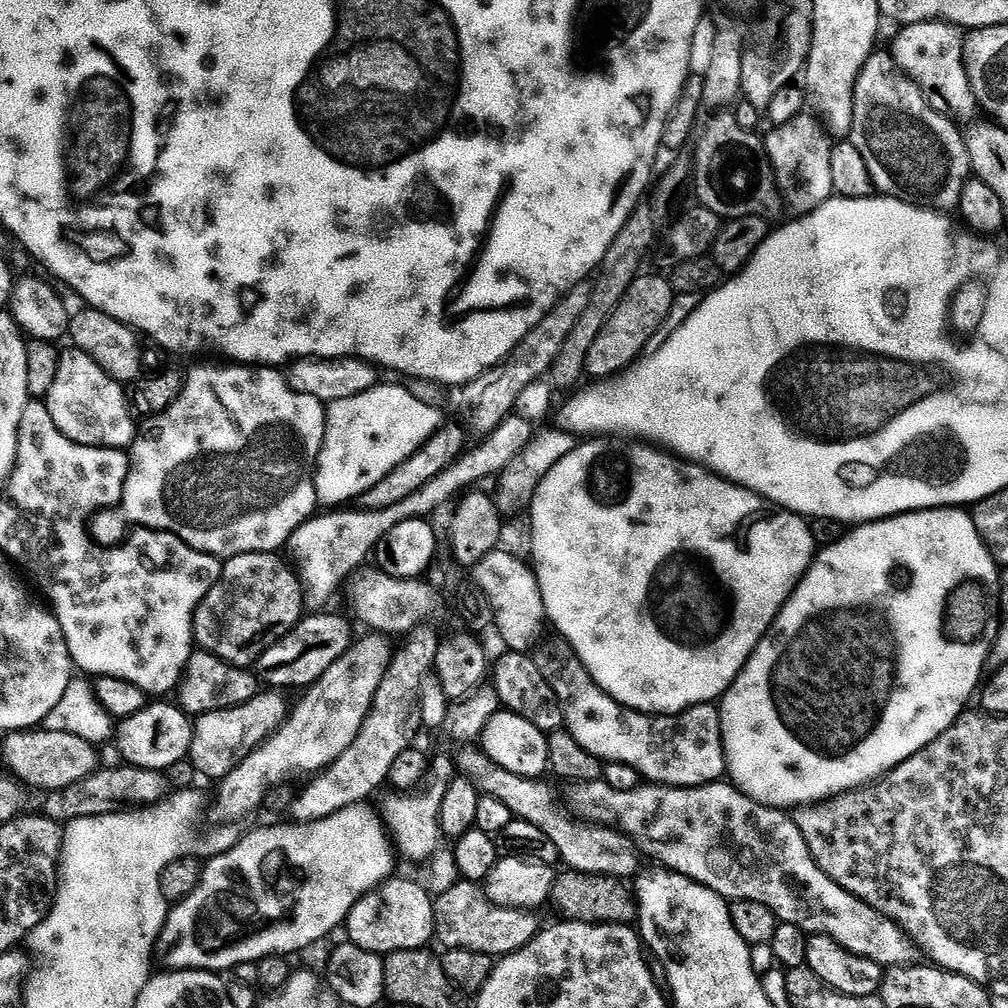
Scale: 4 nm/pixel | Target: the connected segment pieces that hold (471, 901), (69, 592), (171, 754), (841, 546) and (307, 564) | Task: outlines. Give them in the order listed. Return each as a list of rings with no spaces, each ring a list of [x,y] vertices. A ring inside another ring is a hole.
[[[470,880],[458,881],[440,896],[441,899],[435,903],[436,912],[441,919],[447,918],[444,932],[449,936],[448,944],[457,948],[466,948],[476,954],[484,952],[499,958],[524,948],[540,931],[535,913],[491,902],[485,897],[485,891],[470,883]]]
[[[136,526],[127,533],[124,540],[128,544],[128,552],[120,548],[120,552],[106,553],[98,546],[96,562],[92,556],[90,564],[74,558],[72,552],[52,552],[52,566],[56,572],[54,580],[30,580],[39,591],[48,595],[47,603],[56,621],[62,626],[72,663],[79,671],[81,668],[89,672],[84,674],[92,678],[113,676],[128,680],[145,694],[168,692],[171,688],[173,691],[179,685],[194,651],[192,616],[197,606],[204,601],[204,596],[221,583],[224,566],[219,555],[199,552],[173,532],[156,532],[152,528]]]
[[[148,702],[144,708],[130,717],[121,719],[114,728],[116,748],[125,765],[160,772],[172,768],[182,761],[191,750],[194,724],[186,724],[190,716],[182,707],[172,704],[153,704]]]
[[[960,506],[923,508],[920,512],[905,512],[891,518],[860,522],[853,528],[856,529],[854,529],[853,532],[846,533],[841,540],[834,541],[829,548],[821,547],[819,551],[816,552],[812,564],[809,565],[803,575],[801,575],[798,583],[793,587],[792,594],[789,596],[788,600],[785,601],[784,607],[781,608],[779,612],[775,613],[766,635],[751,649],[746,663],[741,667],[734,682],[727,685],[726,691],[719,701],[720,727],[724,735],[727,775],[729,777],[732,775],[732,777],[730,777],[731,783],[739,788],[741,792],[744,792],[745,795],[751,799],[757,800],[759,803],[773,806],[787,806],[786,804],[792,804],[791,806],[803,806],[805,804],[813,804],[822,801],[830,796],[835,796],[837,792],[845,791],[853,786],[863,786],[871,782],[872,772],[876,772],[876,760],[880,760],[880,756],[892,756],[892,760],[896,760],[896,756],[900,756],[900,752],[904,752],[904,748],[900,748],[900,740],[904,740],[904,736],[912,736],[912,724],[920,724],[920,720],[924,720],[924,728],[932,728],[932,724],[936,724],[936,716],[940,716],[940,712],[944,712],[944,700],[940,700],[940,696],[960,696],[960,700],[964,700],[964,696],[966,696],[972,700],[973,698],[969,696],[968,692],[972,693],[974,697],[978,692],[977,689],[973,688],[972,684],[975,684],[978,688],[981,687],[982,680],[976,676],[976,672],[984,676],[986,668],[980,665],[980,637],[989,633],[990,625],[1001,626],[1002,618],[1000,618],[1000,604],[996,601],[996,583],[1000,580],[999,574],[996,573],[996,568],[998,569],[998,560],[994,555],[993,549],[986,543],[980,528],[977,527],[973,513]],[[764,694],[780,694],[782,698],[786,698],[786,708],[784,708],[784,710],[774,710],[772,704],[770,704],[770,700],[766,700]]]
[[[401,500],[396,505],[382,510],[328,510],[325,516],[316,514],[294,530],[286,545],[286,556],[294,565],[303,585],[309,589],[324,590],[331,586],[339,576],[348,578],[360,563],[367,561],[372,548],[392,532],[403,521]]]

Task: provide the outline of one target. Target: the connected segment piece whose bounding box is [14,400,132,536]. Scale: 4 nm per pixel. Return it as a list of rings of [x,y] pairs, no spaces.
[[[41,401],[29,402],[21,426],[15,473],[26,474],[22,475],[24,481],[37,484],[38,488],[42,488],[42,492],[60,494],[54,502],[48,500],[41,509],[40,514],[43,514],[48,522],[46,536],[60,536],[59,526],[64,520],[75,521],[93,517],[100,504],[106,508],[115,503],[117,505],[123,499],[125,491],[120,489],[120,484],[128,484],[132,474],[132,462],[125,451],[76,444],[62,435]]]

